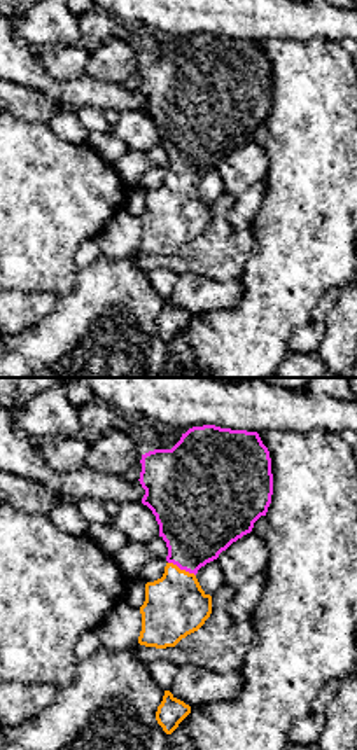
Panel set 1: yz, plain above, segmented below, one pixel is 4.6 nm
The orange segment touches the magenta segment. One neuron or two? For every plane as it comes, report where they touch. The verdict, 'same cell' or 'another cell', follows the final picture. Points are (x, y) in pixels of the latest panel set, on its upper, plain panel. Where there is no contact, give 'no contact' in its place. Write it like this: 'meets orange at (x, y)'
meets orange at (182, 179)

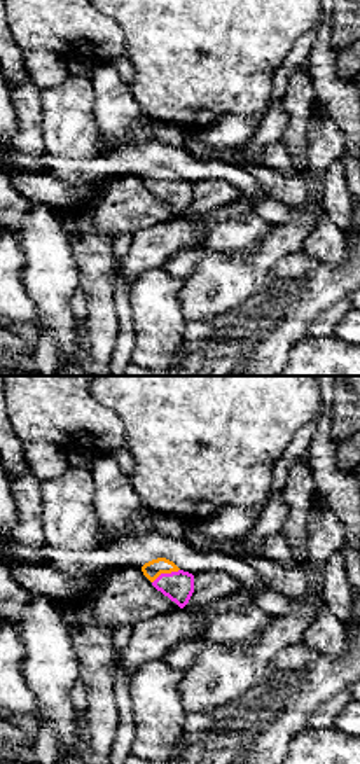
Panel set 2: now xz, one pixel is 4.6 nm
meets orange at (165, 180)

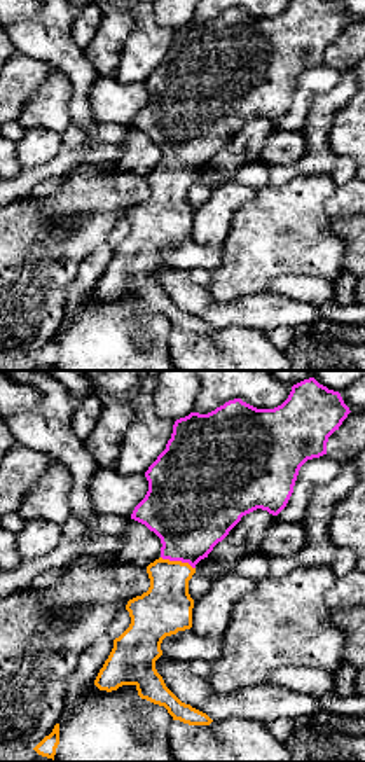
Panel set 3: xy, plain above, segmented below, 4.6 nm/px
meets orange at (179, 170)

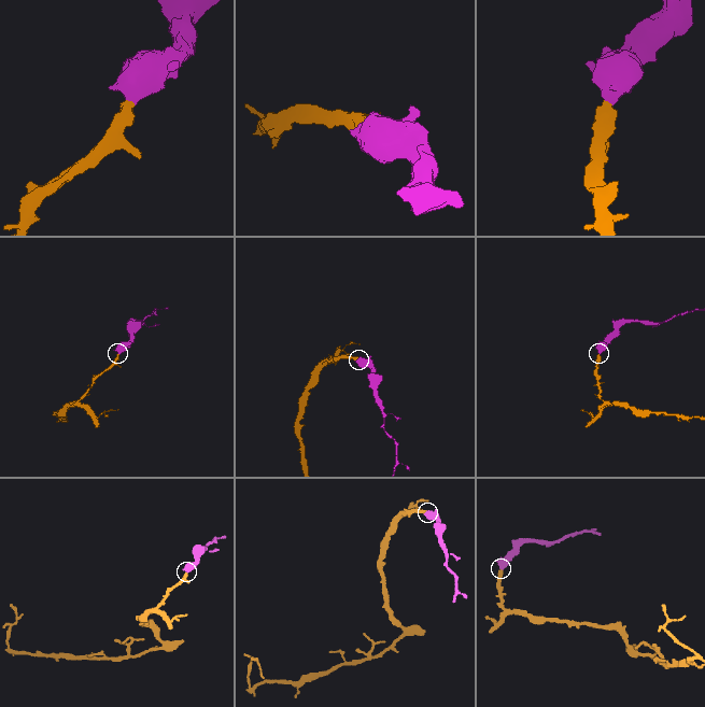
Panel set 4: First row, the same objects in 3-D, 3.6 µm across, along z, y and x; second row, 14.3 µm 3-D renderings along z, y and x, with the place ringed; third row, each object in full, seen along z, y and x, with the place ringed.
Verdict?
same cell

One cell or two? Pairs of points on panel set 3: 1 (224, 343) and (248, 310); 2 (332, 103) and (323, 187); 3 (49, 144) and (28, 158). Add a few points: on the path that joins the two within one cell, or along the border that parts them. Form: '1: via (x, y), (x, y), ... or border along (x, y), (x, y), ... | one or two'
1: border along (215, 327), (254, 327), (266, 332) | two
2: border along (329, 170), (296, 175), (285, 182) | two
3: via (44, 145), (34, 152) | one

